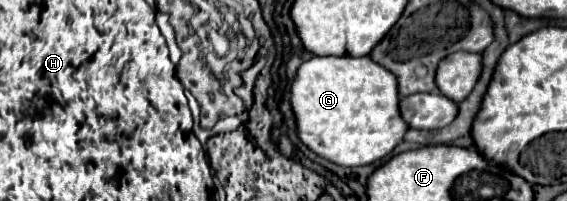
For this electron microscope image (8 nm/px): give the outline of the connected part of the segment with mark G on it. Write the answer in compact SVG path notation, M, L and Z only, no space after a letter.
M314 56L312 60L304 62L300 68L298 68L298 74L296 74L296 80L292 84L292 108L294 108L294 114L296 114L296 122L298 122L298 136L300 140L310 148L314 150L318 156L326 158L326 160L332 160L340 166L368 166L370 162L380 162L384 160L386 156L392 156L392 150L402 144L406 132L410 130L410 126L404 122L402 114L400 114L400 96L398 96L398 78L396 74L392 74L388 68L384 68L382 64L374 62L372 58L364 56L364 58L354 58L354 56Z

